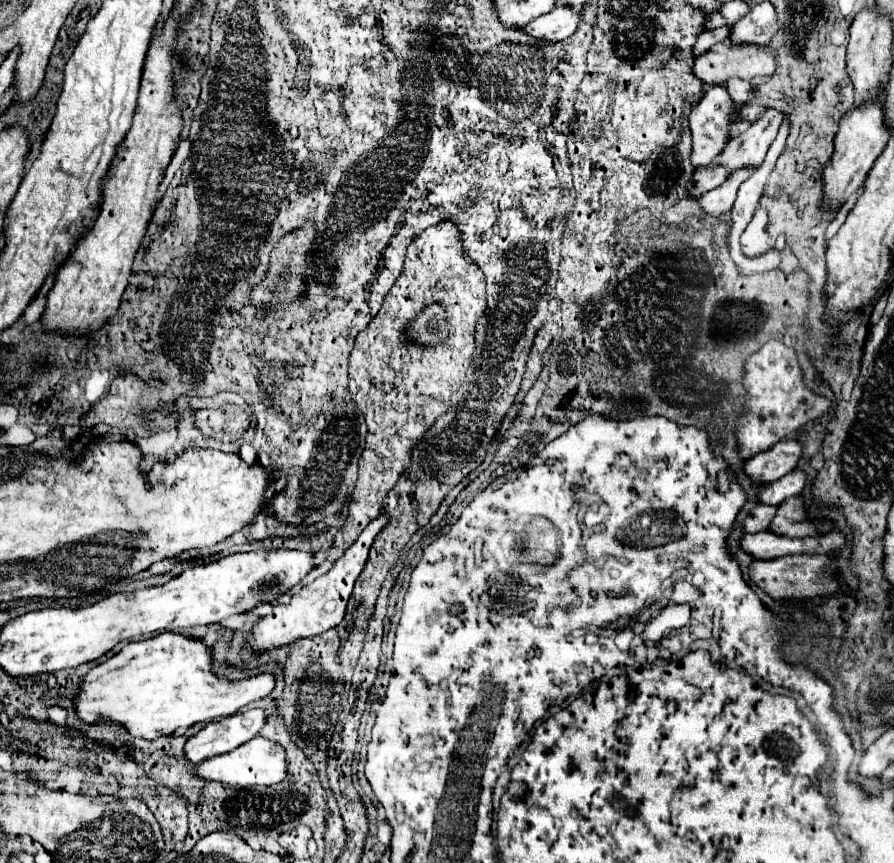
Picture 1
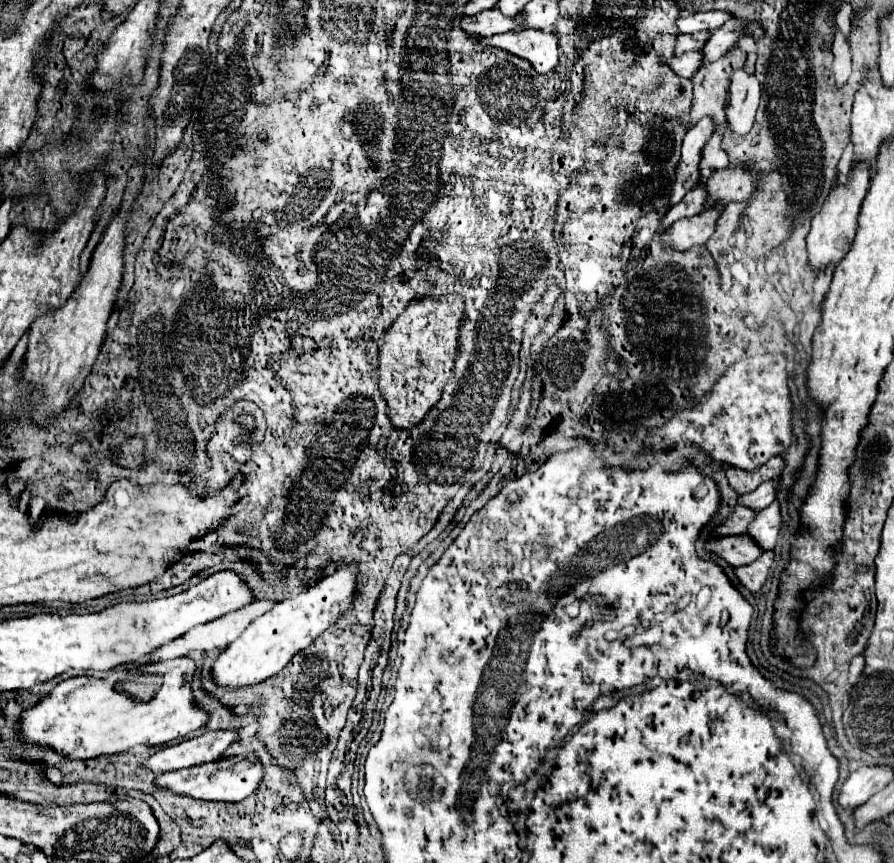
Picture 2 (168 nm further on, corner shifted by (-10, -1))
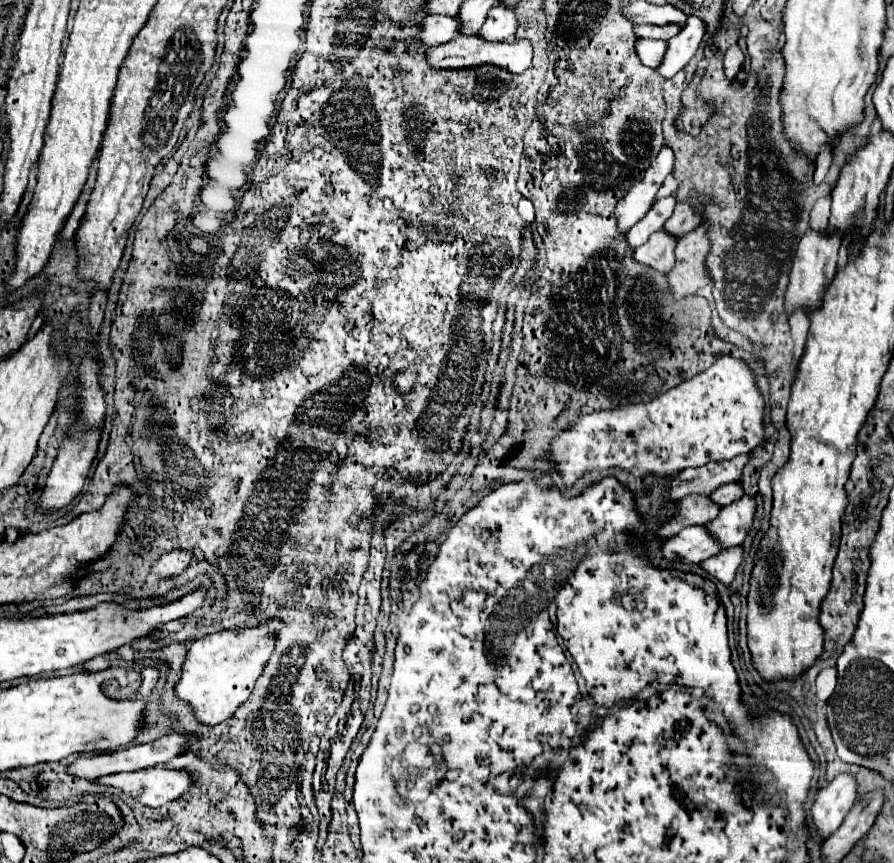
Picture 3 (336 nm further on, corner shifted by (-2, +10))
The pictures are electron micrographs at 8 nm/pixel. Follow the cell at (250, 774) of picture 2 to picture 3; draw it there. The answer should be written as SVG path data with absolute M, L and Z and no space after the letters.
M151 768L137 772L119 772L99 778L101 784L117 786L149 808L159 808L181 798L195 784L191 772L173 768Z

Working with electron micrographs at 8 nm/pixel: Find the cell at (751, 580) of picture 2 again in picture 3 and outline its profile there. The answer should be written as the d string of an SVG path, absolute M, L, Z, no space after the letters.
M733 546L733 548L727 548L723 552L719 552L717 556L713 558L707 558L701 562L701 566L713 574L717 580L721 580L723 584L731 584L735 580L735 574L737 574L737 568L741 566L743 562L743 546Z

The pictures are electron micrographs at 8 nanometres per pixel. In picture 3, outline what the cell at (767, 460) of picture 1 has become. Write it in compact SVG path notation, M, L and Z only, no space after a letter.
M741 454L733 460L709 462L699 468L687 468L677 474L677 478L667 488L669 498L681 500L687 494L713 494L717 486L737 482L743 476L743 466L747 466L749 454Z

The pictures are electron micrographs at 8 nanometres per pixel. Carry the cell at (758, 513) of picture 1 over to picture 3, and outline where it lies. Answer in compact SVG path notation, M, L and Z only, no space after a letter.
M685 496L683 500L679 500L675 512L673 512L673 518L661 526L657 530L659 536L667 538L667 536L675 536L679 530L687 528L687 526L695 526L695 524L707 524L711 522L715 516L719 516L719 510L721 506L711 502L709 496Z

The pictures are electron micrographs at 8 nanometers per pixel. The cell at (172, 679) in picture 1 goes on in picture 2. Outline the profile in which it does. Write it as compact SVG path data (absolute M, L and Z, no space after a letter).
M187 657L171 659L171 661L161 661L151 665L155 667L155 673L161 677L161 689L157 691L155 697L149 701L131 697L129 693L115 691L109 683L99 681L95 677L73 677L67 681L61 681L55 689L51 689L37 705L31 709L25 709L19 717L19 741L31 743L31 745L45 745L63 755L65 759L95 759L99 755L113 755L113 753L123 753L127 749L133 749L137 745L165 745L175 739L185 737L187 733L199 729L201 725L207 723L207 713L199 709L193 699L191 699L191 687L189 683L193 681L195 675L195 663Z

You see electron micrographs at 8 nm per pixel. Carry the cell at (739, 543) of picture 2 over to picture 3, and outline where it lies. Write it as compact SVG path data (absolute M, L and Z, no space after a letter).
M689 526L685 530L681 530L677 536L671 536L665 540L663 544L663 556L669 562L703 562L715 554L719 554L721 550L725 550L723 546L719 546L719 542L715 544L715 540L711 538L711 532L705 526Z

